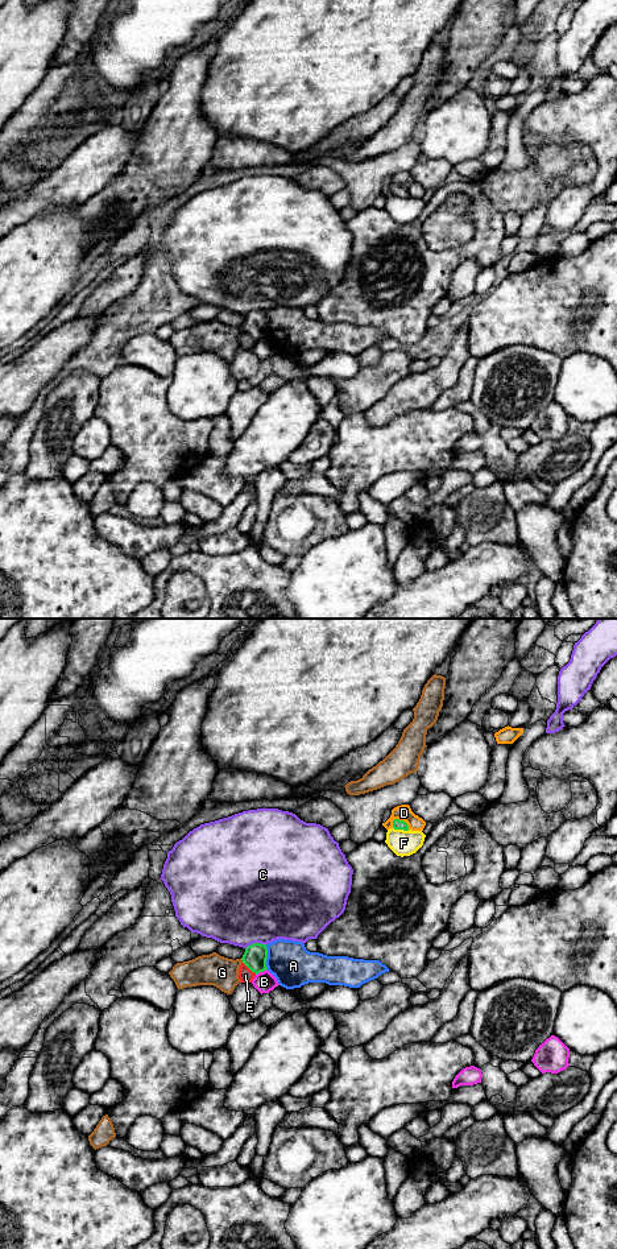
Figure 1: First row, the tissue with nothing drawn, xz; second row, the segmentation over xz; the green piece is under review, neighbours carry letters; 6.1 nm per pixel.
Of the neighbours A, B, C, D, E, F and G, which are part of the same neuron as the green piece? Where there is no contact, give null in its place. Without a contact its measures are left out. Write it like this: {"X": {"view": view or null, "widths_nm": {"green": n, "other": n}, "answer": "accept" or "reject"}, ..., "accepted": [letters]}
{"A": {"view": "xz", "widths_nm": {"green": 140, "other": 260}, "answer": "reject"}, "B": {"view": "xz", "widths_nm": {"green": 140, "other": 130}, "answer": "reject"}, "C": {"view": "xz", "widths_nm": {"green": 140, "other": 500}, "answer": "reject"}, "D": {"view": "xz", "widths_nm": {"green": 60, "other": 100}, "answer": "reject"}, "E": {"view": "xz", "widths_nm": {"green": 140, "other": 90}, "answer": "reject"}, "F": {"view": "xz", "widths_nm": {"green": 60, "other": 160}, "answer": "reject"}, "G": {"view": "xz", "widths_nm": {"green": 140, "other": 190}, "answer": "reject"}, "accepted": []}

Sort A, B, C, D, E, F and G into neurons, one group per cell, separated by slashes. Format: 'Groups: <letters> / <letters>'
Groups: A / B / C / D / E / F / G

